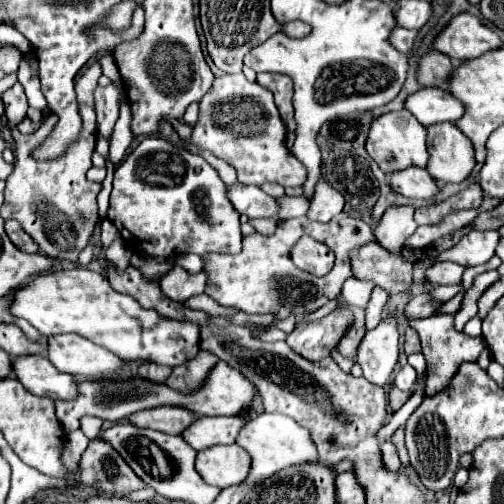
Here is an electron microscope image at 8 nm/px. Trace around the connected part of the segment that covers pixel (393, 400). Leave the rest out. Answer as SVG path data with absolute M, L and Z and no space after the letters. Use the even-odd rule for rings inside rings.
M395 385L389 387L389 403L391 403L393 411L397 411L405 403L405 399L409 399L409 397L411 397L411 393L401 393Z

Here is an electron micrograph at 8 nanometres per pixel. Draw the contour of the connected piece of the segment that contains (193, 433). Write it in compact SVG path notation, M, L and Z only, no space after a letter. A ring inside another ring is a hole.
M239 415L235 417L197 417L181 433L181 437L197 451L213 447L213 445L231 445L235 443L235 437L239 429L243 427L243 423L245 421Z

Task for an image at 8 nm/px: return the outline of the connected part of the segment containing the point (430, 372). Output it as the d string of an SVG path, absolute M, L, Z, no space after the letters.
M437 315L437 317L427 317L425 321L415 319L409 323L421 337L421 351L427 359L427 395L435 395L441 389L445 389L445 385L449 385L451 377L455 375L457 367L463 361L477 361L479 353L485 349L485 341L479 337L467 337L463 333L459 333L453 327L453 317L451 315Z

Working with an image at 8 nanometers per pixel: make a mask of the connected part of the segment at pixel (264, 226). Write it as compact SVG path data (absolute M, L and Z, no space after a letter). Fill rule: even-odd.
M249 219L249 223L257 229L257 233L263 233L263 235L275 233L275 229L277 229L275 219Z

